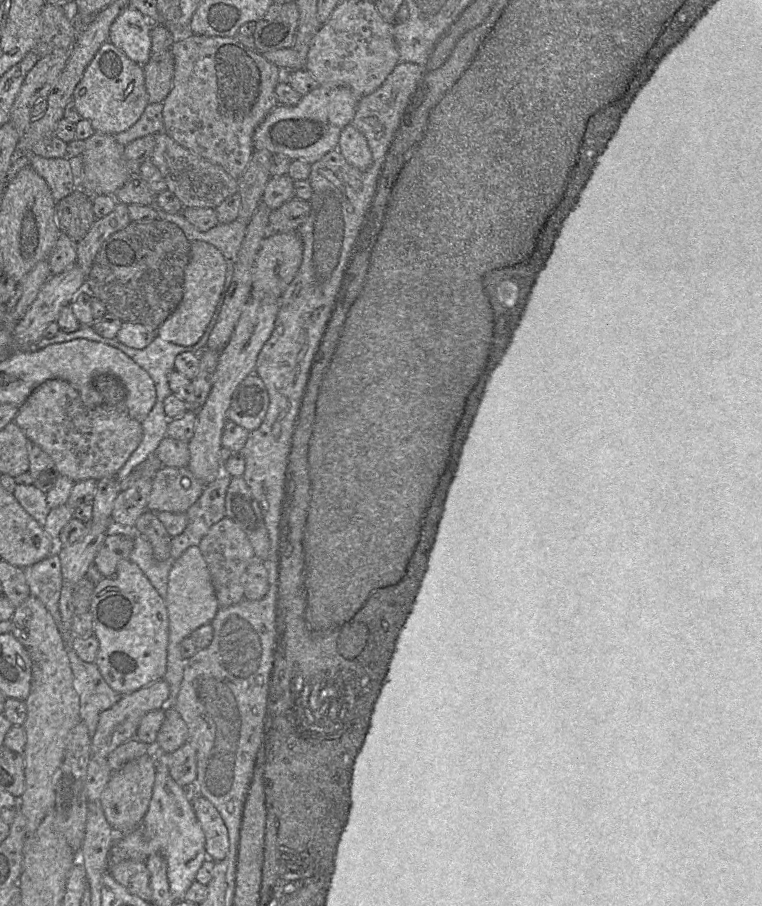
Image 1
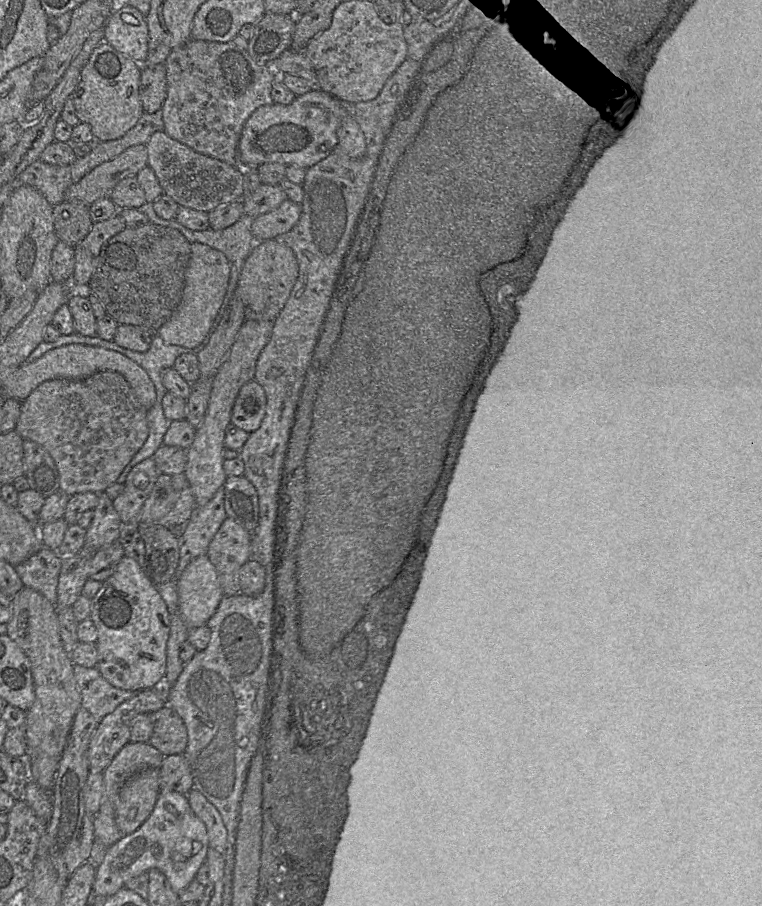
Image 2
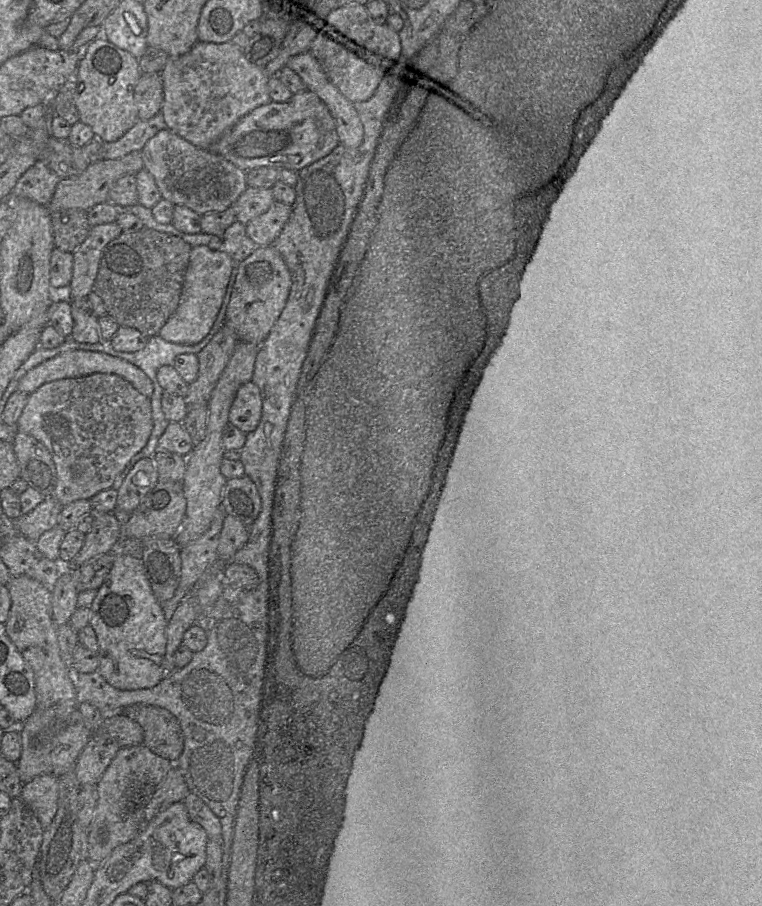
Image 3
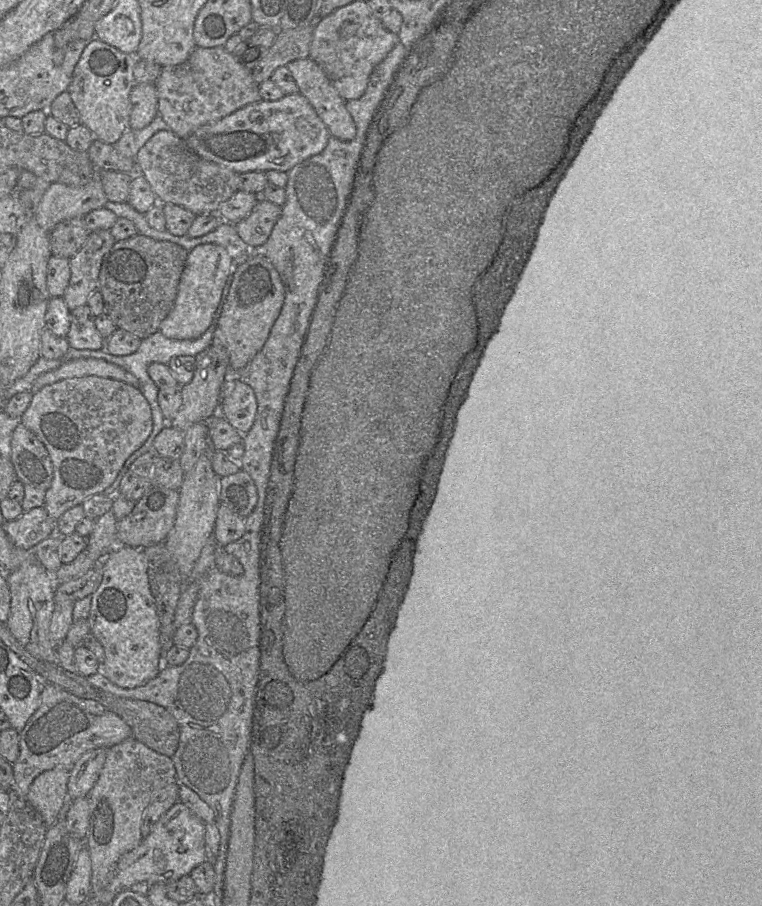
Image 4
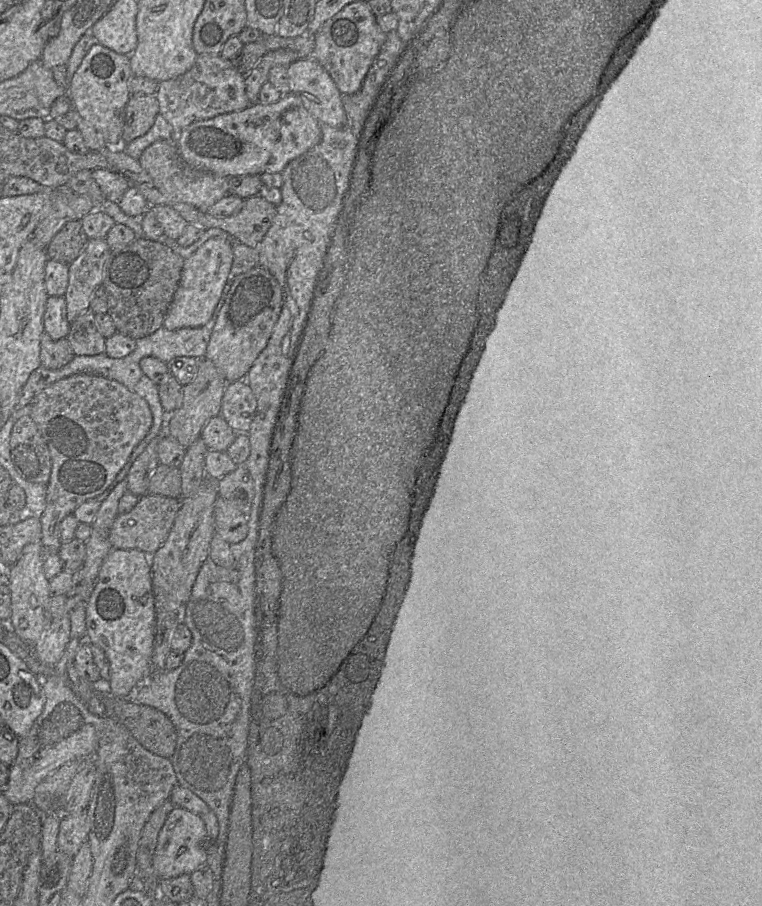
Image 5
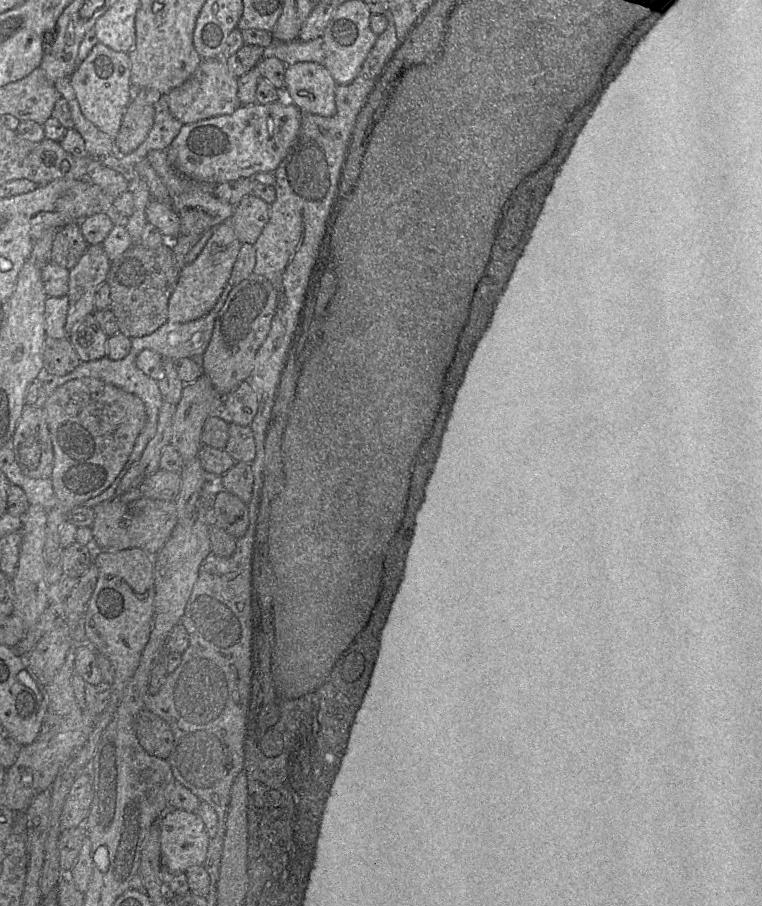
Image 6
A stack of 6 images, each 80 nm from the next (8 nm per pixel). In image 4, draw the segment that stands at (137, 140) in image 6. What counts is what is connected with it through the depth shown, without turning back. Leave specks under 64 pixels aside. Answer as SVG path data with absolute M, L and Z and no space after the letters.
M155 83L136 84L130 93L129 128L143 129L158 114L158 98Z

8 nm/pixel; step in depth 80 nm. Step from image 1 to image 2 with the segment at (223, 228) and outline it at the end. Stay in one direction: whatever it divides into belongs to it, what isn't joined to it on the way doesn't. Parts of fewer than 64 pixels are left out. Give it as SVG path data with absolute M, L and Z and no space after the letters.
M146 202L138 209L147 215L150 223L178 230L191 244L198 242L219 250L233 264L242 264L257 243L250 230L249 219L245 217L222 230L208 228L194 231L181 225L176 219L159 217L154 211L153 203Z

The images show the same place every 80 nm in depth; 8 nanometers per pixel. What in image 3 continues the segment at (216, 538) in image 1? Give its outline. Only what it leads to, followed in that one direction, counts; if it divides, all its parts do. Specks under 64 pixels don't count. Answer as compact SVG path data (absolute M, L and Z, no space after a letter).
M226 514L218 540L218 559L226 564L229 563L247 540L248 527L237 518Z

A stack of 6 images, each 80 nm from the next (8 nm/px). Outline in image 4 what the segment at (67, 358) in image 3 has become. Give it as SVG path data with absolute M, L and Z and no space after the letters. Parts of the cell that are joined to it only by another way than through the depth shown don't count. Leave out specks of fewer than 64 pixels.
M80 358L67 362L55 370L41 374L33 384L32 392L37 392L46 385L84 376L98 376L124 382L138 388L137 378L123 368L95 358Z

